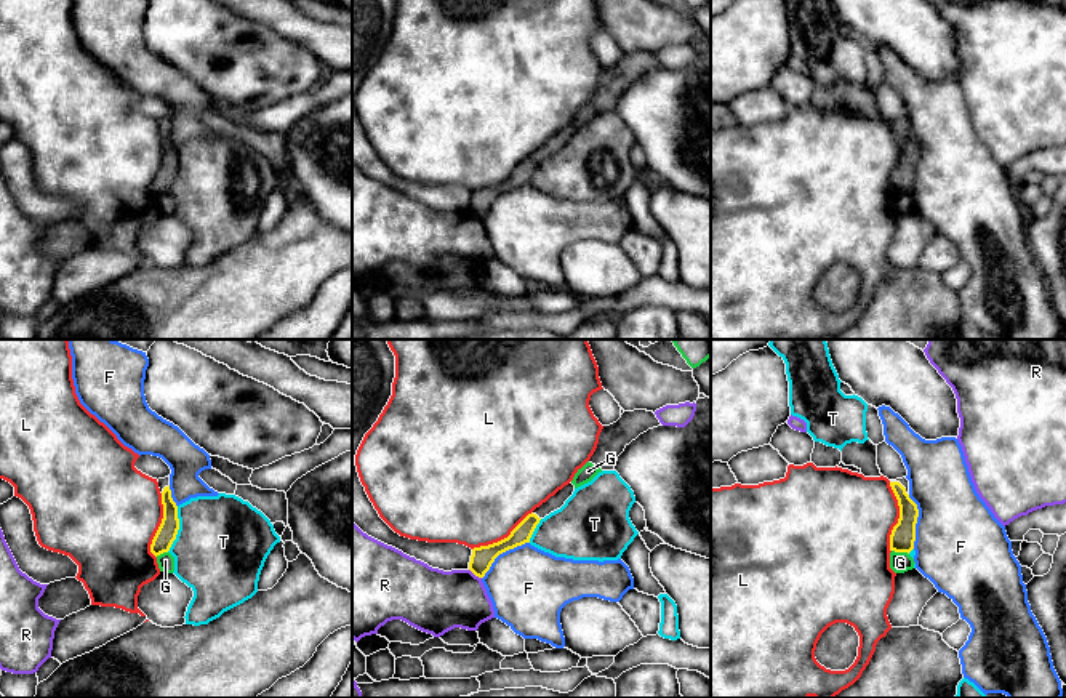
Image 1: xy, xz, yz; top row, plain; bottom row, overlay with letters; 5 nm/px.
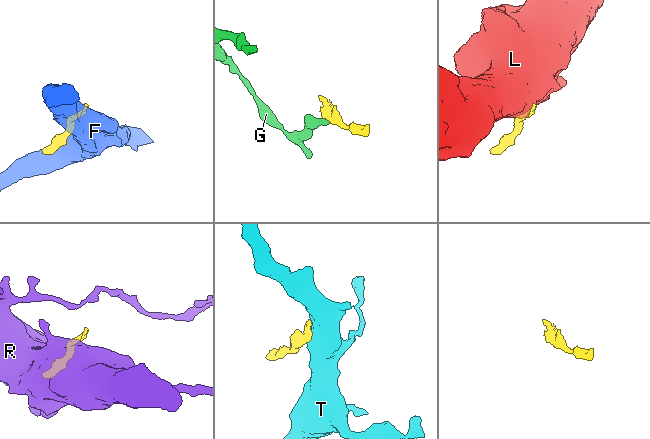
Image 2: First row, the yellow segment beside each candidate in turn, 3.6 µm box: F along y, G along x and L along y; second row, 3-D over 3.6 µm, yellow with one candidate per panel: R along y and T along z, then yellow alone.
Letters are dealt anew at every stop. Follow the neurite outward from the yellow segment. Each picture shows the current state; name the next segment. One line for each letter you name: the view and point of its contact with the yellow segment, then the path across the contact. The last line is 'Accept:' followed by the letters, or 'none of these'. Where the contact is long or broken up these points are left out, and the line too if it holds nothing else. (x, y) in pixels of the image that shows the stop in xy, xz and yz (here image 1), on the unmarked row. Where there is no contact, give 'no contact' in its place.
Accept: none of these

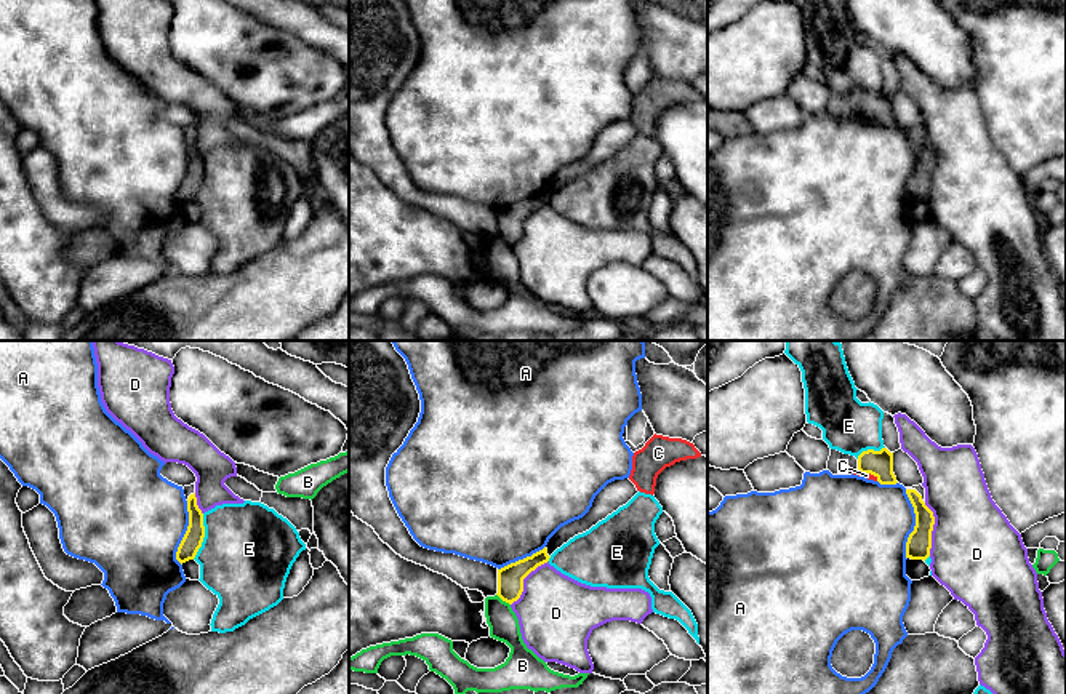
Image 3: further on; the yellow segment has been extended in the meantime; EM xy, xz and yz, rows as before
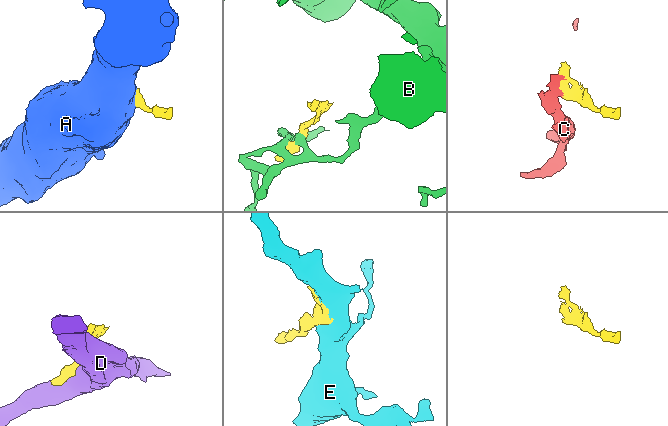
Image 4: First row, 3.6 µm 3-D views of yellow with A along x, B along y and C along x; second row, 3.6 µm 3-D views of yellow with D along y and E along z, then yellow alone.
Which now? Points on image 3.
C: yz (868, 114)
Accept: C

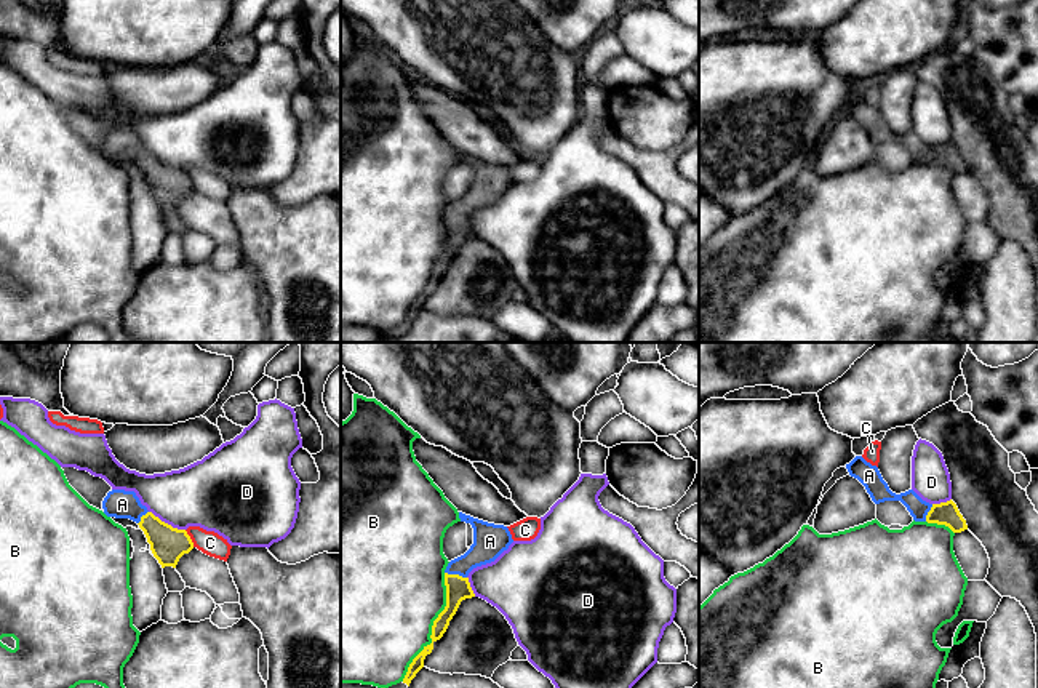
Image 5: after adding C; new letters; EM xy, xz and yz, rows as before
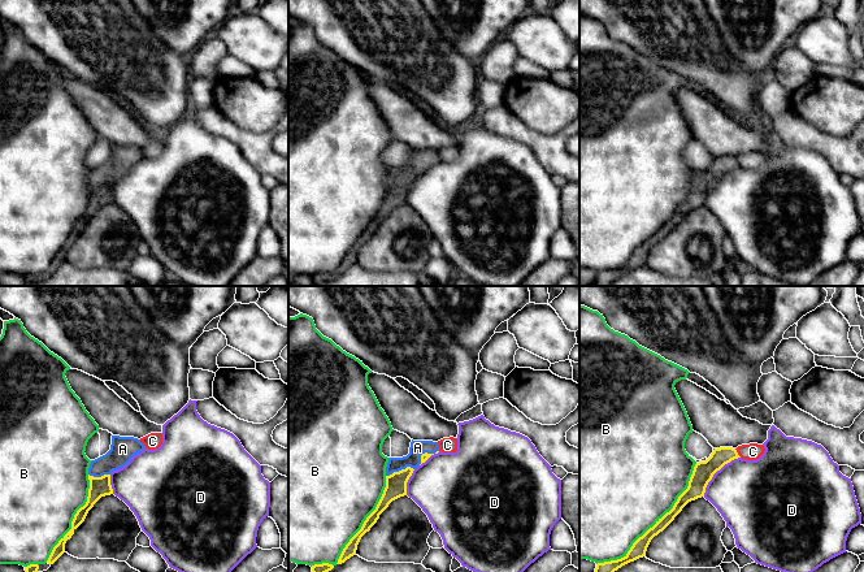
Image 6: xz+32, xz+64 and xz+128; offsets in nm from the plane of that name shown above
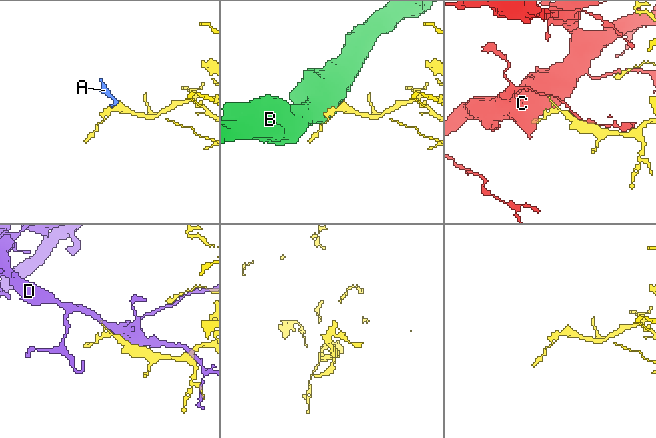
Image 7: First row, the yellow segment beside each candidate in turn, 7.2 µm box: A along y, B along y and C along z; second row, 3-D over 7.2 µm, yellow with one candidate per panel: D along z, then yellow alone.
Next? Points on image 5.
A: xz (456, 216) | across xz (458, 229), (456, 216), (490, 183)
Accept: A

